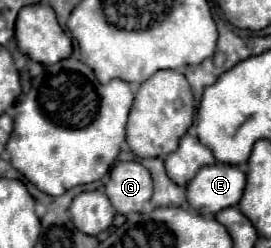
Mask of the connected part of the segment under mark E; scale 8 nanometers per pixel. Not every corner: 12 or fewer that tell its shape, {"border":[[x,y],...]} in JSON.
{"border":[[235,165],[201,167],[187,201],[201,215],[237,205],[245,173]]}

